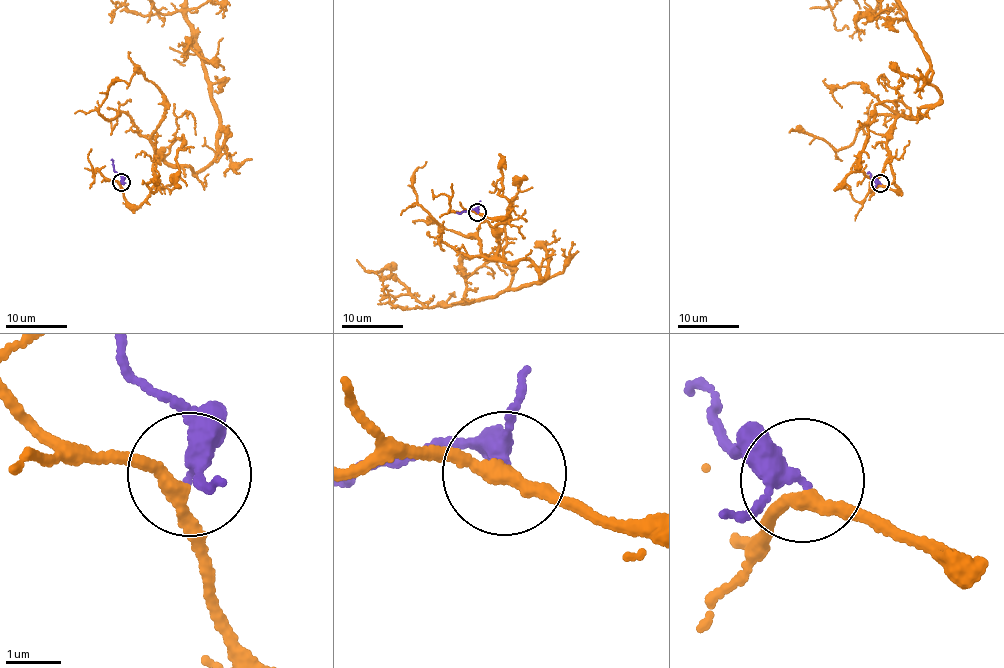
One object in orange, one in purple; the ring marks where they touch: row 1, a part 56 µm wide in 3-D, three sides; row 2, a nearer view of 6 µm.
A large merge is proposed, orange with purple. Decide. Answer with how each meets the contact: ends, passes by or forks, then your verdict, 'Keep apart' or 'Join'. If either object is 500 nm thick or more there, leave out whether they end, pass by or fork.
At the ring orange passes by. At the ring purple passes by. Keep apart

